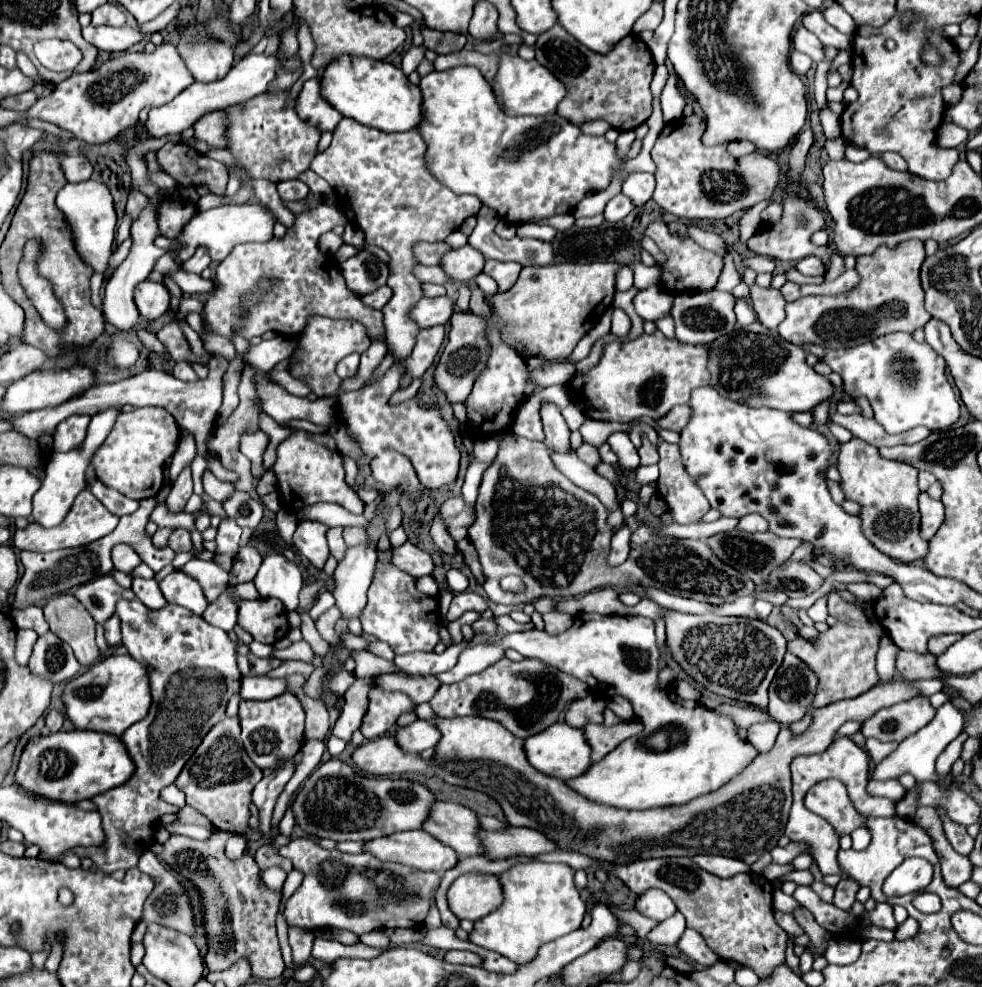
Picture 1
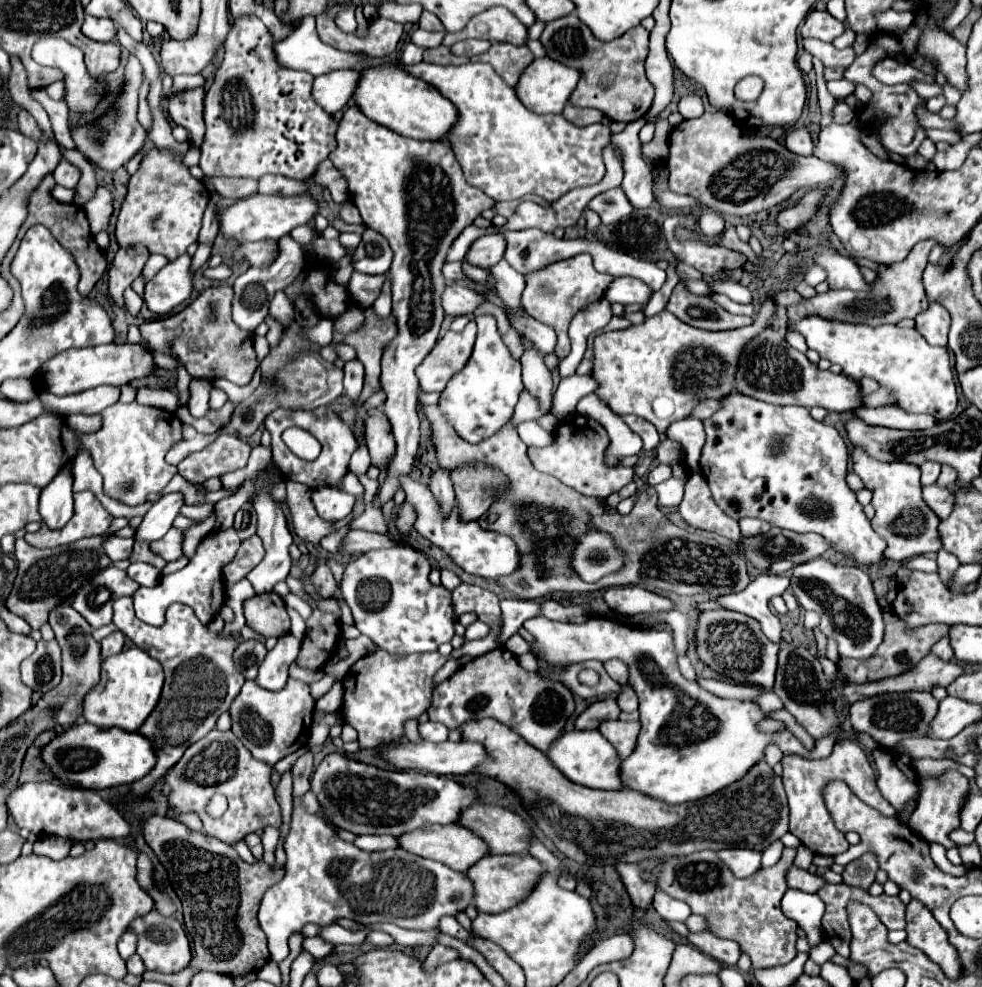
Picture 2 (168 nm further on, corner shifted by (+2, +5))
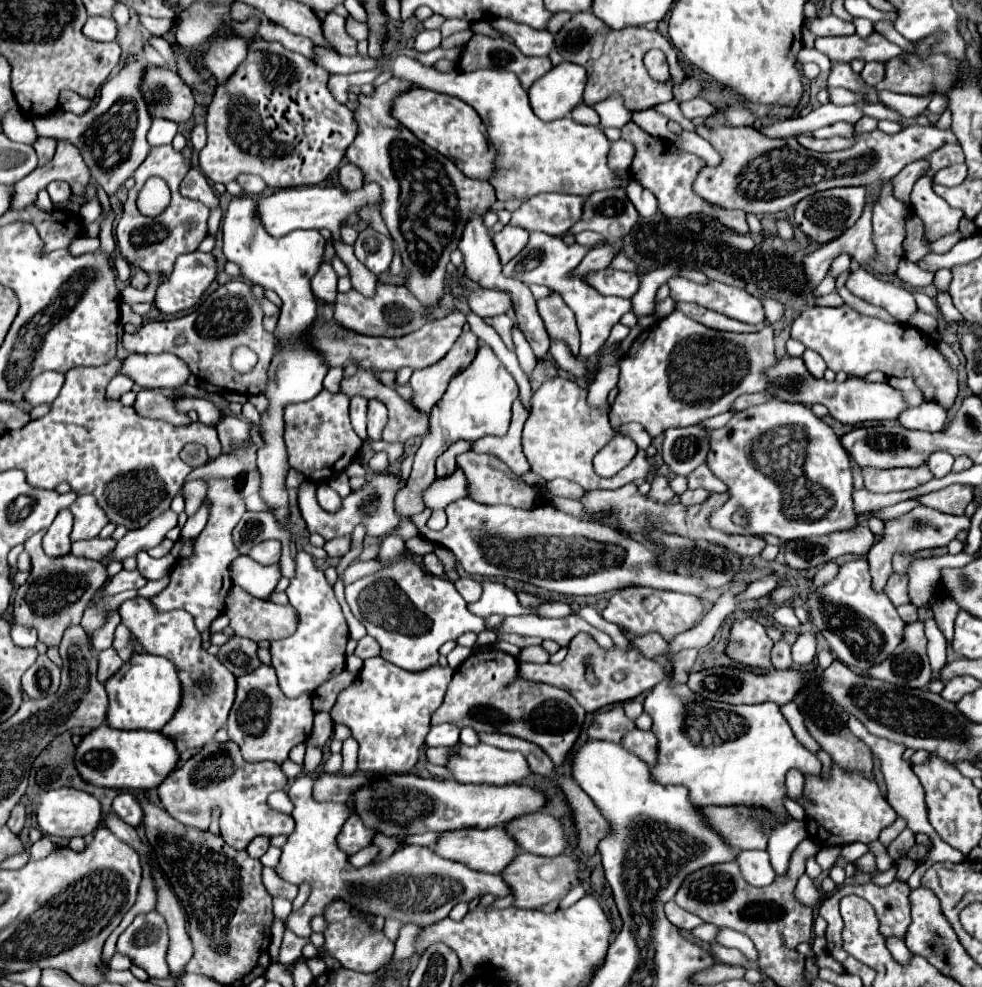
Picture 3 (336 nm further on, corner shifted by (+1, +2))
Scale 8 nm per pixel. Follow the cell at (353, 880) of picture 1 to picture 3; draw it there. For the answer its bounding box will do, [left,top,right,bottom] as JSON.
[270,748,510,958]

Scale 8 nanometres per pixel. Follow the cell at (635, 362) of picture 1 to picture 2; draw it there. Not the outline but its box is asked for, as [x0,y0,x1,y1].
[593,295,775,435]

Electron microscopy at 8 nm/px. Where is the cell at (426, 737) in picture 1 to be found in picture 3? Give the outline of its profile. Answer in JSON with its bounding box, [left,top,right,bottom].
[426,724,460,746]

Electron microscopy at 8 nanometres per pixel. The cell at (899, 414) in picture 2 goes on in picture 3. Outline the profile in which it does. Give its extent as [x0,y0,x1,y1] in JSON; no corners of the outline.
[896,402,946,432]

